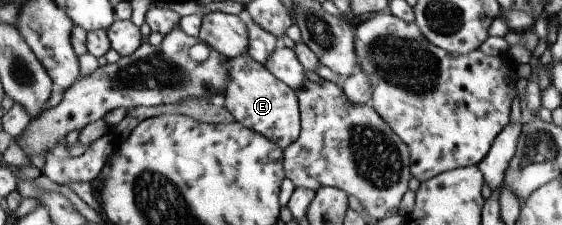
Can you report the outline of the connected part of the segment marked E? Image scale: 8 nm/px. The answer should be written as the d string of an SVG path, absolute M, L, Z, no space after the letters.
M250 55L228 61L228 85L225 89L225 106L234 114L237 122L260 132L271 142L287 150L302 133L302 116L298 93L273 75L265 64L254 61Z

